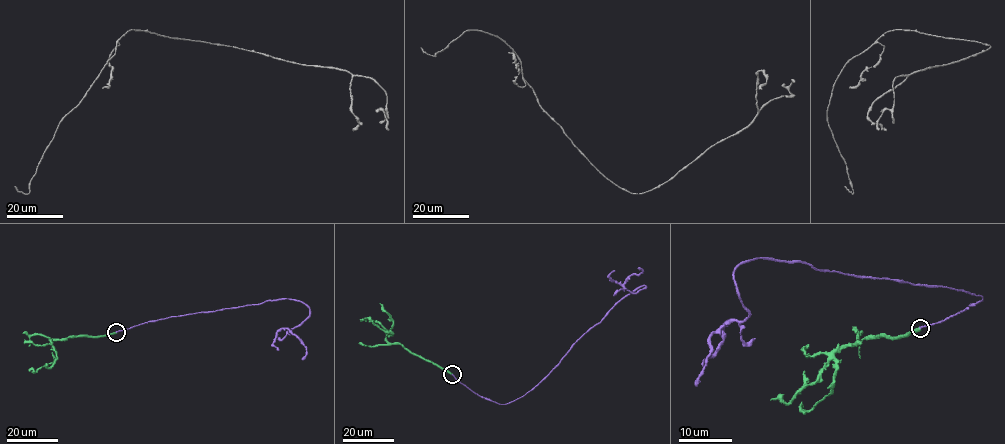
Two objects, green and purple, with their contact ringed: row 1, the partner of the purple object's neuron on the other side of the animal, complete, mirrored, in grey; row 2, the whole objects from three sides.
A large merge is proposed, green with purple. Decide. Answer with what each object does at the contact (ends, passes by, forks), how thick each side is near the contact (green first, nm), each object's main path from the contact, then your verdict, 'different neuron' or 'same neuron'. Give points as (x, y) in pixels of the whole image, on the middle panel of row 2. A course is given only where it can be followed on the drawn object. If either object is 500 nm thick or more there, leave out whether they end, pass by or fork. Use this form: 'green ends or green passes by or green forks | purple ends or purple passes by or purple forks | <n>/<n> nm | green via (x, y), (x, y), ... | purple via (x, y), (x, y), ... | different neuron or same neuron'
green ends | purple ends | 440/180 nm | green via (452, 374), (400, 344), (390, 344), (386, 337), (391, 333), (364, 318) | purple via (452, 374), (500, 404), (523, 396), (615, 304), (645, 286), (635, 293), (624, 286), (642, 272), (638, 267) | different neuron

